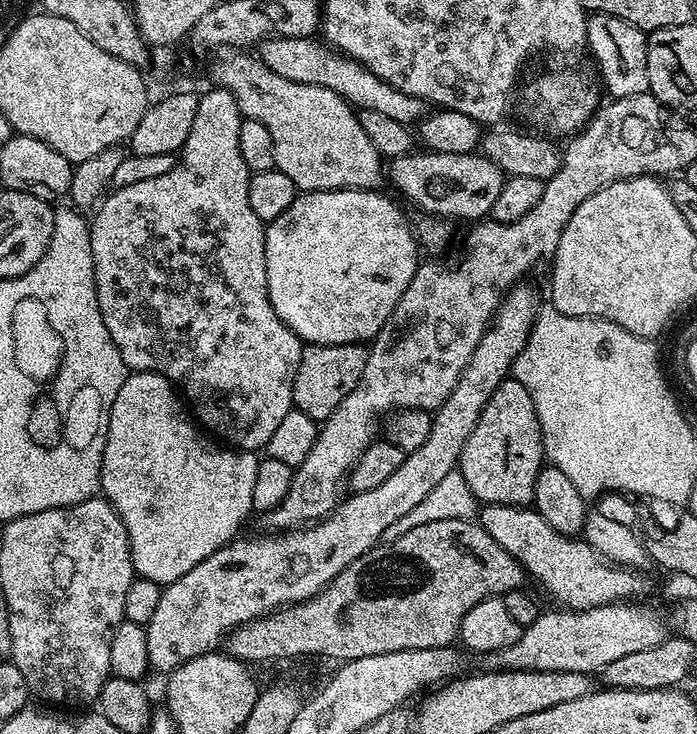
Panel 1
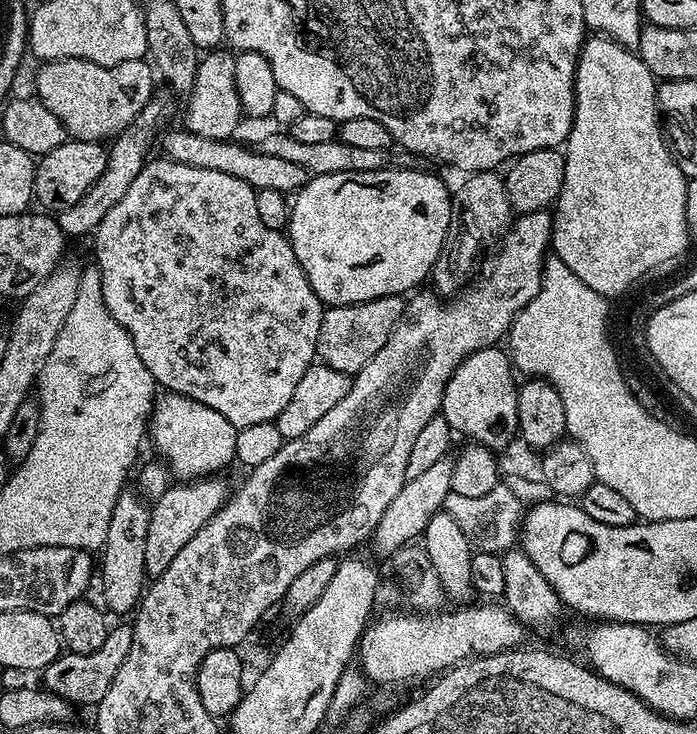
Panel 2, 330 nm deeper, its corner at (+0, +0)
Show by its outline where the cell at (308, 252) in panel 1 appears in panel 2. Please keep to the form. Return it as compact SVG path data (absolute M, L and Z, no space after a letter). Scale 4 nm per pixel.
M389 166L365 172L322 174L312 176L295 193L286 235L321 304L346 306L383 296L408 294L420 286L415 284L423 280L425 283L442 250L450 226L451 205L450 188L434 173L423 172L420 168Z

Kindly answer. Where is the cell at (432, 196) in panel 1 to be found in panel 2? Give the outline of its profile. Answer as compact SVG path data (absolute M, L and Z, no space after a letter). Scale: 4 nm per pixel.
M178 128L161 137L160 146L169 159L182 162L196 169L221 170L222 173L233 174L234 177L242 179L252 188L260 191L262 189L274 189L285 194L299 191L308 180L308 173L297 163L283 161L282 158L262 155L257 149L244 148L236 144L234 140L214 140L202 135L194 134L185 128Z

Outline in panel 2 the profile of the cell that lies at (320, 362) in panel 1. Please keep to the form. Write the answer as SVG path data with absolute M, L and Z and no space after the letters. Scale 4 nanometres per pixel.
M403 295L383 296L357 304L338 306L337 304L325 307L322 314L322 326L318 330L318 346L316 354L319 363L330 366L330 370L338 370L342 374L353 377L386 346L386 338L394 329L396 323L404 317Z

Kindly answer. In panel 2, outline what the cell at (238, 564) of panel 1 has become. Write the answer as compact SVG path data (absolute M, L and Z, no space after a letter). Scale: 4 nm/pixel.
M120 624L109 627L106 634L106 642L98 646L90 654L74 654L65 651L50 666L42 669L42 687L45 692L58 694L58 698L67 700L73 706L79 704L89 704L95 706L99 704L102 698L106 698L106 690L110 690L110 682L114 682L114 674L118 674L118 666L130 654L130 646L134 642L132 628L128 624Z

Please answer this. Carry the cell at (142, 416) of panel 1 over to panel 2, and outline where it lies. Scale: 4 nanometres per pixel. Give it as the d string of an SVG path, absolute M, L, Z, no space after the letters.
M164 394L152 405L150 417L150 444L160 451L159 459L167 462L168 471L177 481L203 480L215 477L229 463L235 461L237 428L218 410L202 406L194 398Z

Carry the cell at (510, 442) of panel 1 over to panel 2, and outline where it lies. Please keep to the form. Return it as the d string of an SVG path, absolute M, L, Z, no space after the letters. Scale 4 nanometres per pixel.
M497 346L470 354L454 370L450 382L446 382L444 397L440 403L440 412L452 427L453 433L460 432L469 441L485 444L493 450L503 450L518 436L518 376L514 371L511 355L503 347Z

